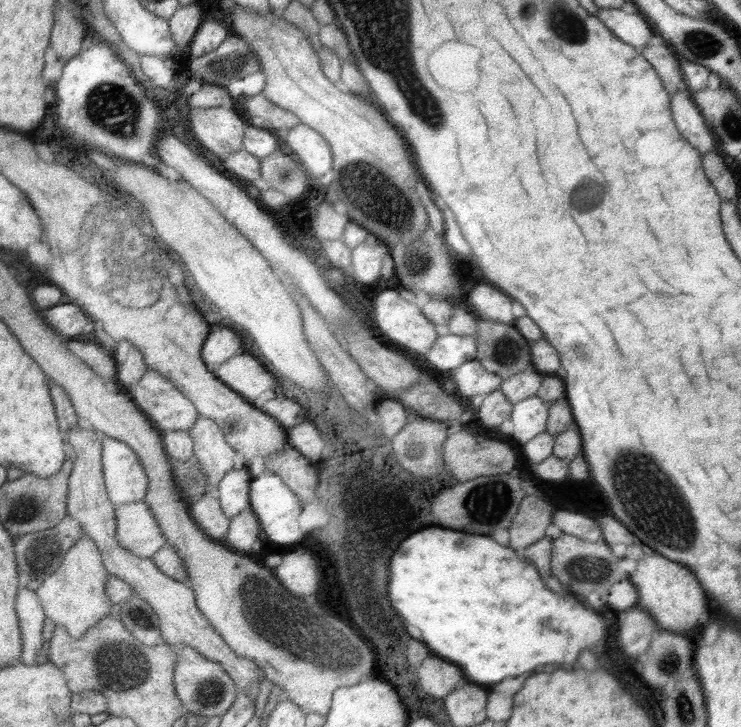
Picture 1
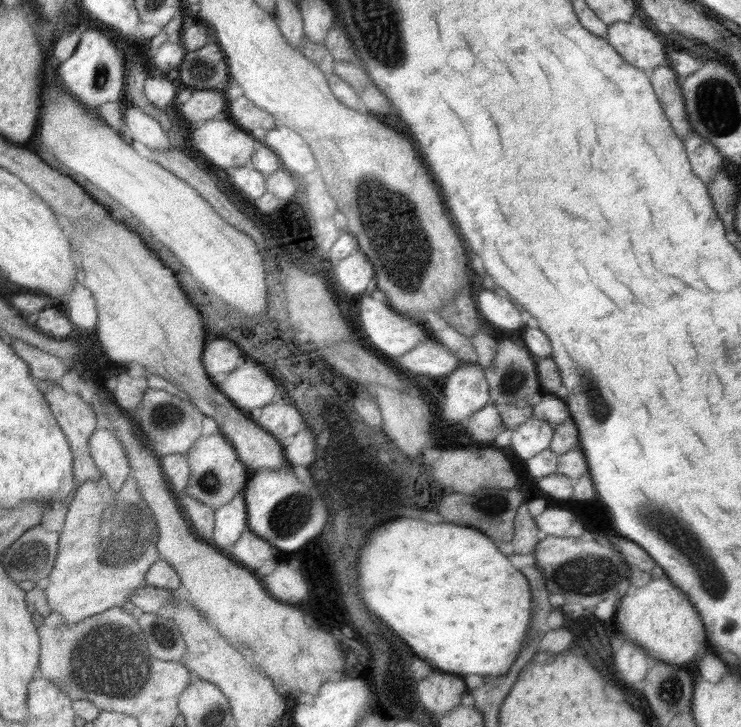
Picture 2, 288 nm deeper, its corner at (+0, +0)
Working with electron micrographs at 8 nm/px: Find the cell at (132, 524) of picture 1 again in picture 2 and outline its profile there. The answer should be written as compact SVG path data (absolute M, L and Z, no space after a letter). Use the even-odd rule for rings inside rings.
M105 478L99 482L85 482L77 486L75 498L69 504L63 532L59 534L59 552L47 582L43 584L45 602L51 612L57 612L65 624L77 624L89 616L97 616L109 608L129 608L127 598L131 590L145 586L147 570L159 560L157 550L157 522L153 512L145 506L137 492L137 484L129 478L119 492L111 490Z

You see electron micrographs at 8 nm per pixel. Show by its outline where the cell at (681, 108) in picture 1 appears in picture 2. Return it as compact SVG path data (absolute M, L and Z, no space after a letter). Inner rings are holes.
M689 132L689 136L685 138L683 144L687 150L687 158L691 162L691 172L701 182L707 184L719 170L723 170L725 158L721 156L721 152L711 142L705 142L695 132Z

